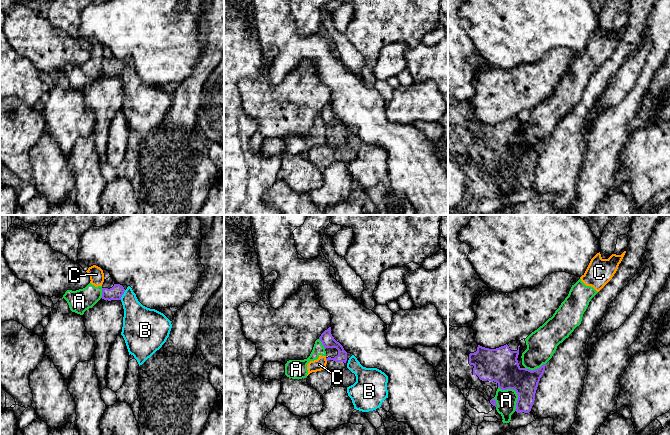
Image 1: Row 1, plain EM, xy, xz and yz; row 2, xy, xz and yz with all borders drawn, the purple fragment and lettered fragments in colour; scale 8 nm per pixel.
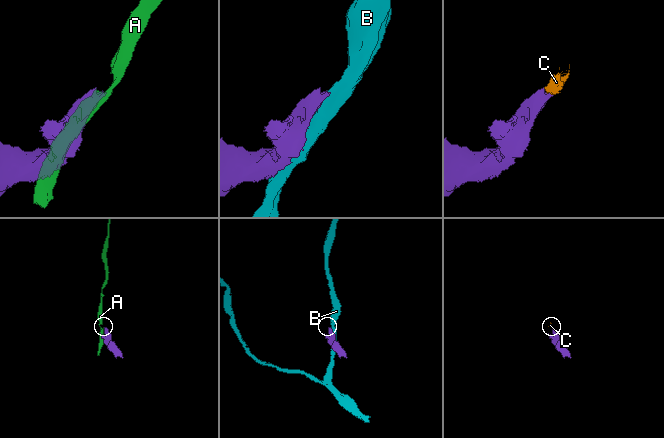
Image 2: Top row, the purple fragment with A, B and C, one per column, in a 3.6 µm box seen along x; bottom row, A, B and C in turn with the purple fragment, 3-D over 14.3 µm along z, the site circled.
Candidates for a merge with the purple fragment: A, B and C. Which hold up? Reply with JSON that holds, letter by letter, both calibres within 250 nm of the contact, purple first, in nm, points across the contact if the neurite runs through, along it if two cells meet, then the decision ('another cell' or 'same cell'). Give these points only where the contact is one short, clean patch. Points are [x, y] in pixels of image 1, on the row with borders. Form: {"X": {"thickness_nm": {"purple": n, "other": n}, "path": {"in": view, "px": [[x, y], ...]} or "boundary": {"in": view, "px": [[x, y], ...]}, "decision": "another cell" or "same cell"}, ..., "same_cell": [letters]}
{"A": {"thickness_nm": {"purple": 280, "other": 160}, "decision": "another cell"}, "B": {"thickness_nm": {"purple": 110, "other": 240}, "decision": "another cell"}, "C": {"thickness_nm": {"purple": 110, "other": 100}, "boundary": {"in": "xz", "px": [[325, 358], [327, 360]]}, "decision": "another cell"}, "same_cell": []}

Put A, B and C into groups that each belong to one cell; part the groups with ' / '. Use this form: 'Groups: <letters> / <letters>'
Groups: A C / B

